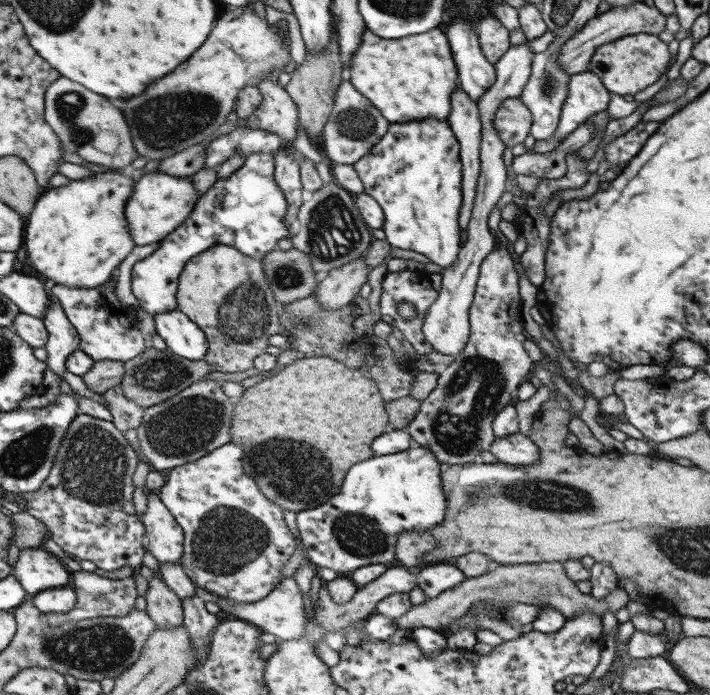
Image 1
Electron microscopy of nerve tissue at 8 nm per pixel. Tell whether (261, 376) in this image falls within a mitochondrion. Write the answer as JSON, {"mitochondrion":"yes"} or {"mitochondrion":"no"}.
{"mitochondrion":"no"}

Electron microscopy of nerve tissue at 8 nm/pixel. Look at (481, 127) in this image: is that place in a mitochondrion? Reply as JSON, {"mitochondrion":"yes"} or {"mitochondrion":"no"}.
{"mitochondrion":"no"}

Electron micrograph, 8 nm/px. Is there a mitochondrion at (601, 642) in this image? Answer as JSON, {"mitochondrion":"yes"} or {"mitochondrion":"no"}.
{"mitochondrion":"no"}

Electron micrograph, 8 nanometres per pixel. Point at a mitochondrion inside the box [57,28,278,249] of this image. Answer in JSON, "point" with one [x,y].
{"point":[163,123]}

